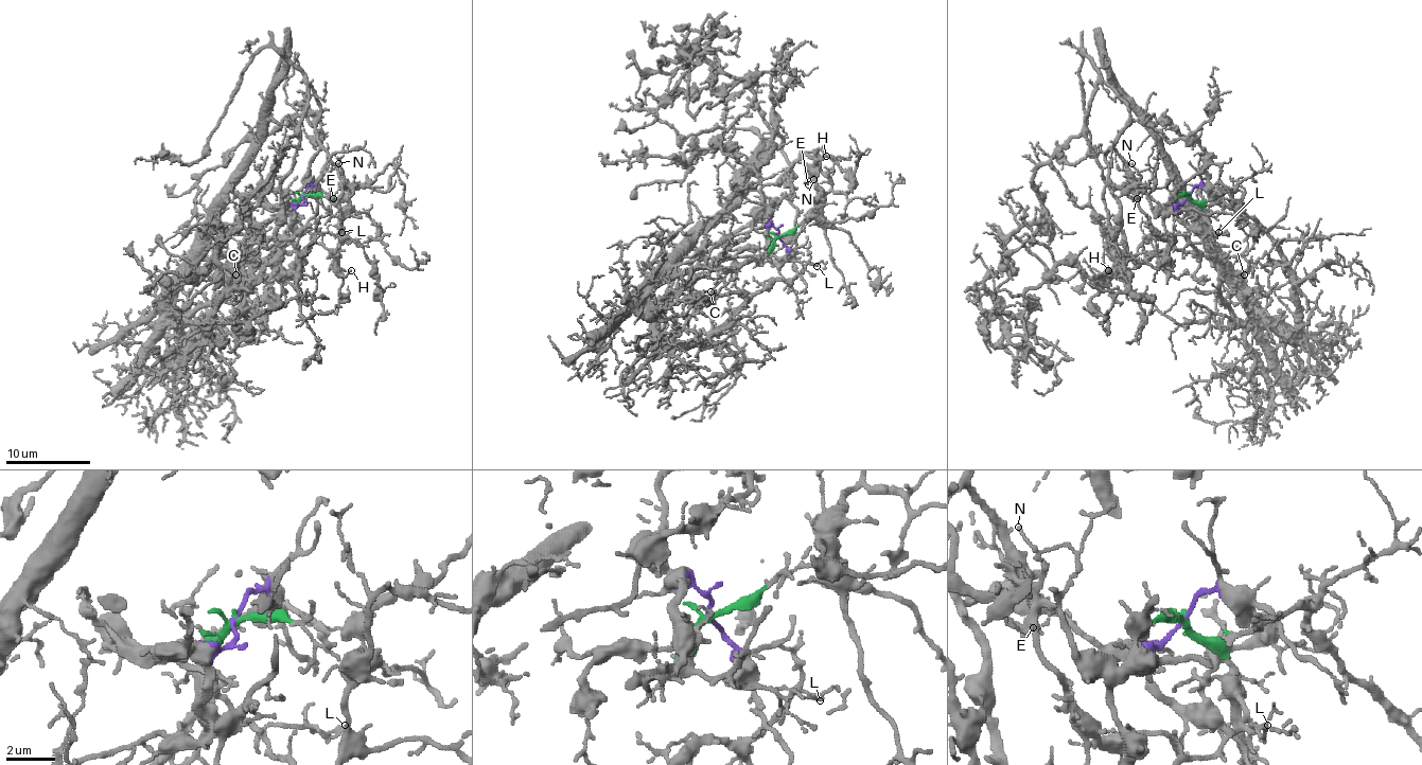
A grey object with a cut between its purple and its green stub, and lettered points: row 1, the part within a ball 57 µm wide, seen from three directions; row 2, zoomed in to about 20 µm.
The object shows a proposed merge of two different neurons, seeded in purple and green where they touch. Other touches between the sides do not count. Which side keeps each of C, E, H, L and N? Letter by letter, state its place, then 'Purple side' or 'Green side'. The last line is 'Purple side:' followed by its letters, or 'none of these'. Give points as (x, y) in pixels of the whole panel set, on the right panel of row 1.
C: Place: (1244, 274). Green side
E: Place: (1137, 198). Purple side
H: Place: (1108, 270). Purple side
L: Place: (1218, 232). Green side
N: Place: (1131, 163). Purple side
Purple side: E, H, N

